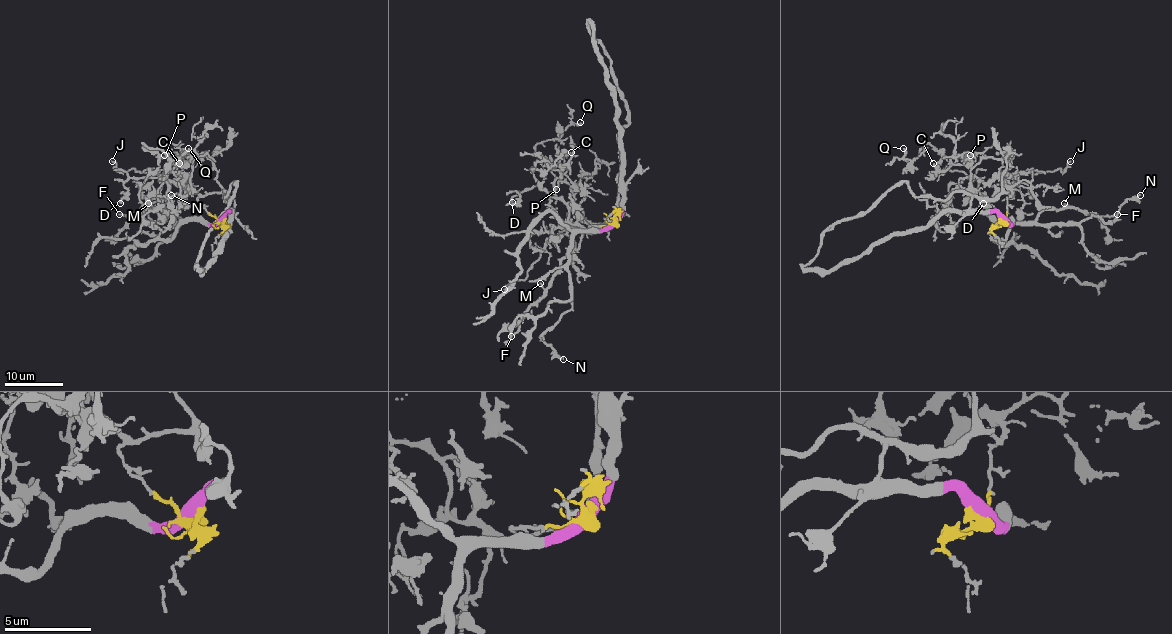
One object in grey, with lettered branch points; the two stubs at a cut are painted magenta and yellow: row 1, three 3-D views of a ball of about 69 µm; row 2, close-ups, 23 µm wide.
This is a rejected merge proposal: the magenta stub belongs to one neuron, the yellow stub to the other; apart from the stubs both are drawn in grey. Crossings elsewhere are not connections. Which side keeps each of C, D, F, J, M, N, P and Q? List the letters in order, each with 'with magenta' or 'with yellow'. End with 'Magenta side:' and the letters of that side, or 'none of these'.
C: with yellow
D: with yellow
F: with magenta
J: with yellow
M: with magenta
N: with magenta
P: with yellow
Q: with yellow
Magenta side: F, M, N

